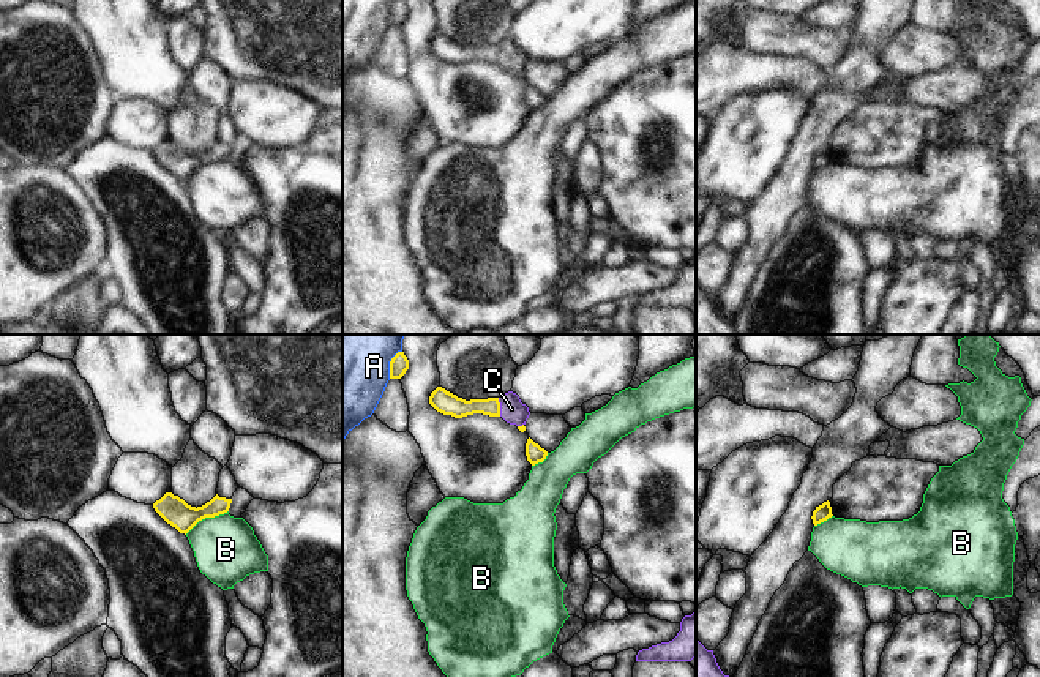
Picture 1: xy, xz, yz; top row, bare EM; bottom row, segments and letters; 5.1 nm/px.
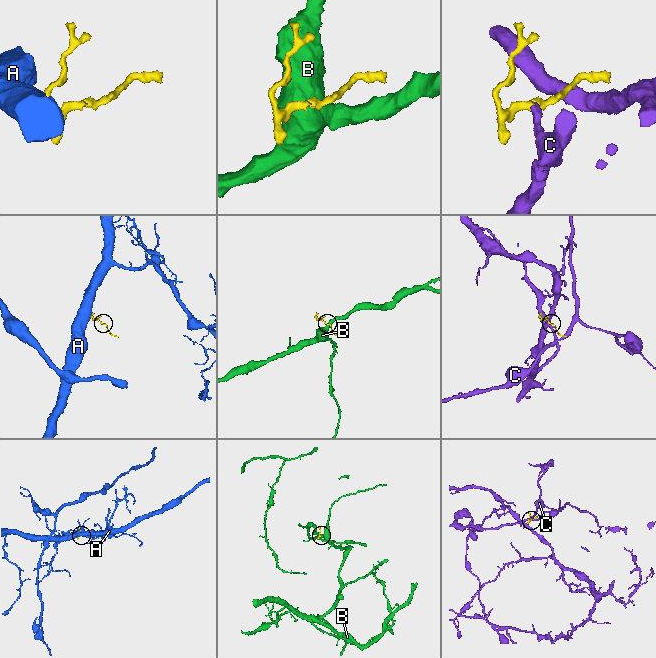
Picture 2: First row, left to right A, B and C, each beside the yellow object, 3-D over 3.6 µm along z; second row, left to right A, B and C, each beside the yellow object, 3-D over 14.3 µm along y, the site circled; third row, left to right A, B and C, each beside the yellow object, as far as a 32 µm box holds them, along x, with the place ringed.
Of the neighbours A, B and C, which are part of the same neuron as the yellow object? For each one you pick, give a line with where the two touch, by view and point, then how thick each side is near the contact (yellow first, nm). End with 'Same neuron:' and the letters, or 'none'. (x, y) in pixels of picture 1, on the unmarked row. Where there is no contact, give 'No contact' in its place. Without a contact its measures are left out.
C: Touches yellow at xz (499, 54). Thickness 110 nm (yellow) against 120 nm
Same neuron: C

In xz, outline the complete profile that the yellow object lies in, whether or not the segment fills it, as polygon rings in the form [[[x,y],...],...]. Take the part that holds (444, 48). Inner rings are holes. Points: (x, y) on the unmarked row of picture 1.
[[[437,33],[429,43],[429,50],[437,58],[455,65],[473,60],[502,63],[507,69],[516,71],[521,79],[526,77],[524,71],[530,62],[529,54],[522,50],[519,43],[513,38],[508,38],[500,44],[466,47],[445,35]]]

